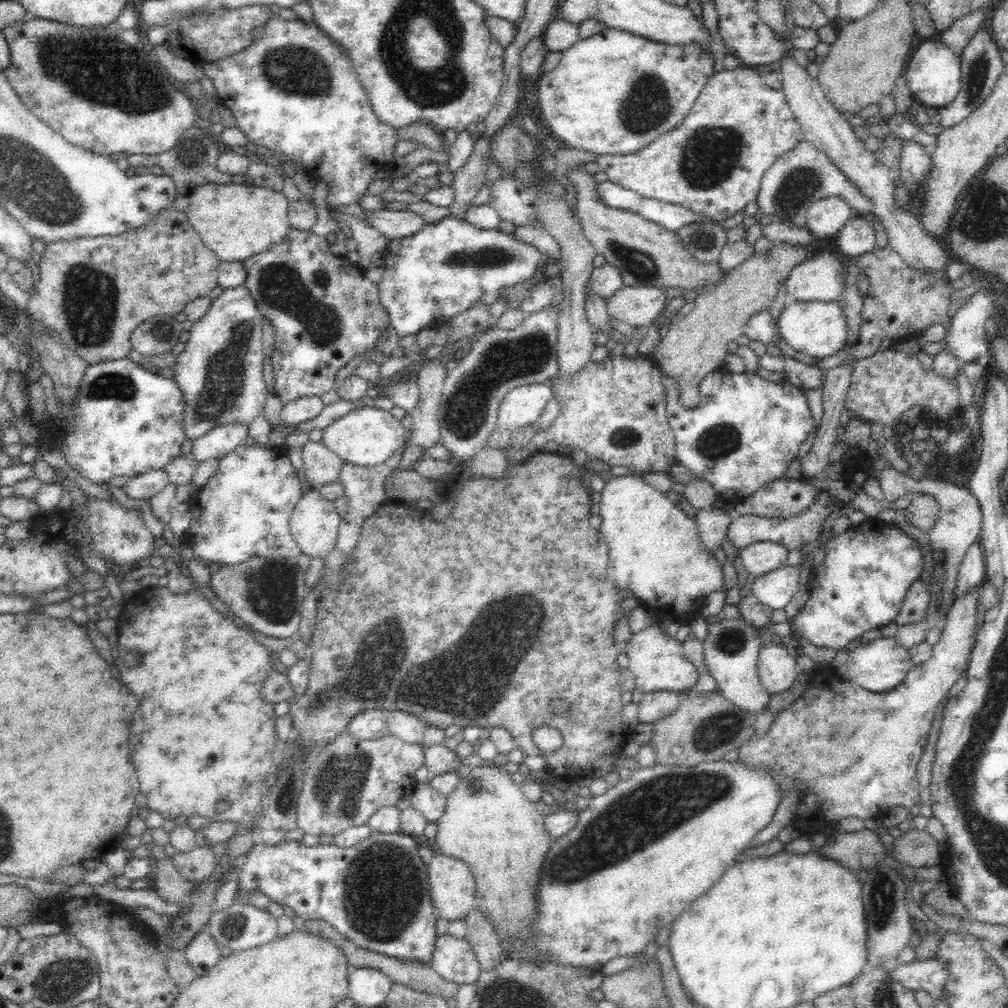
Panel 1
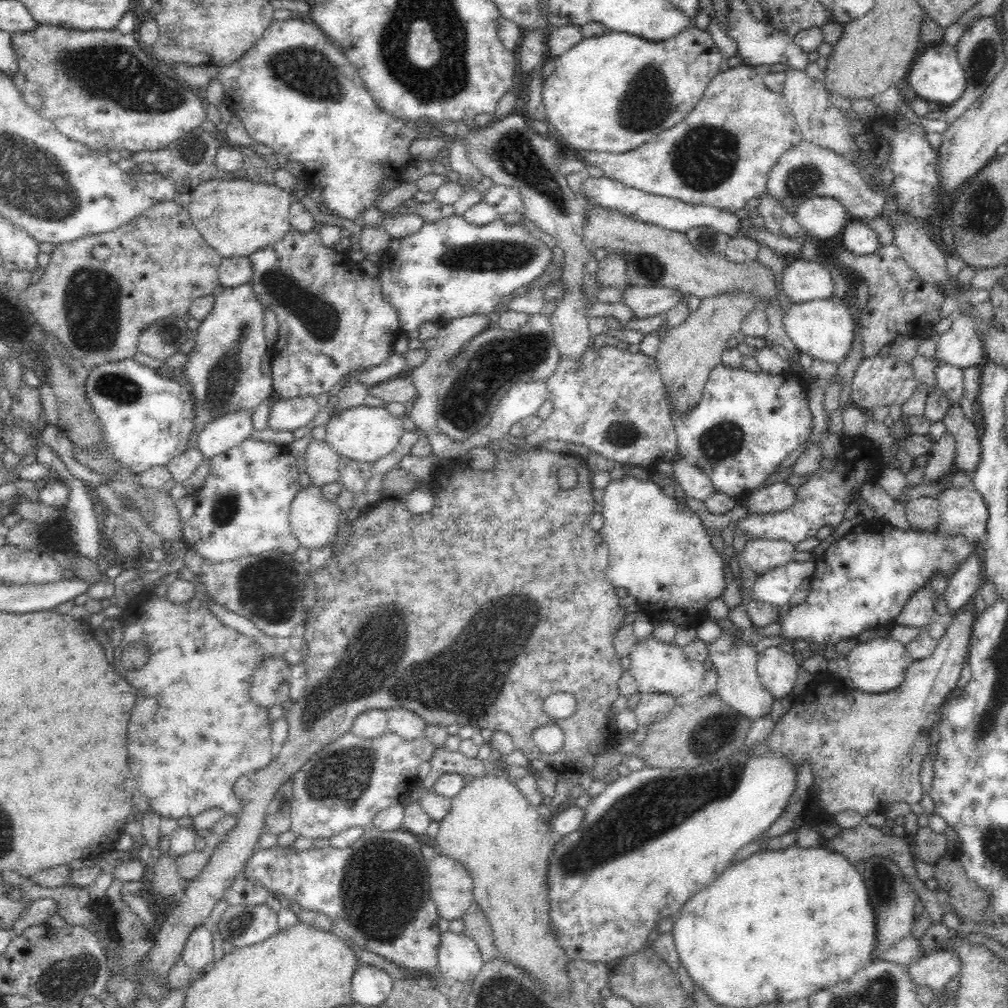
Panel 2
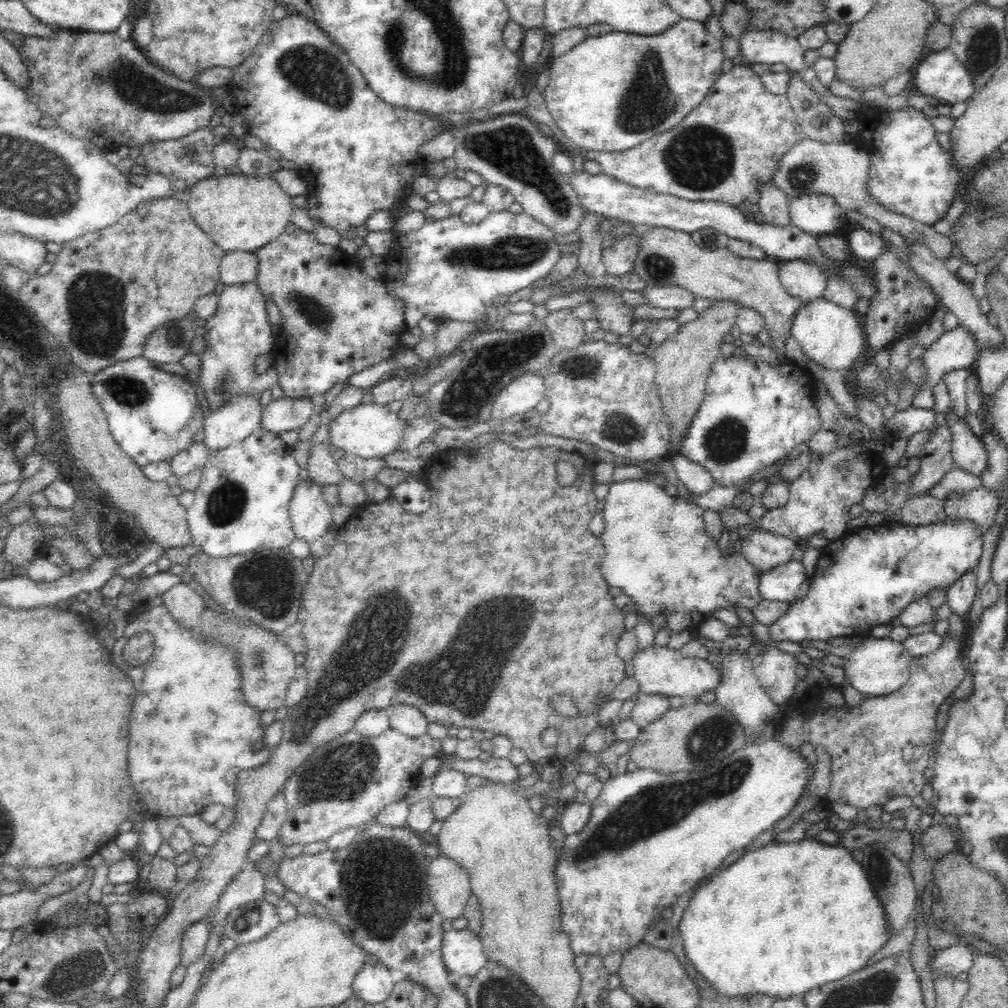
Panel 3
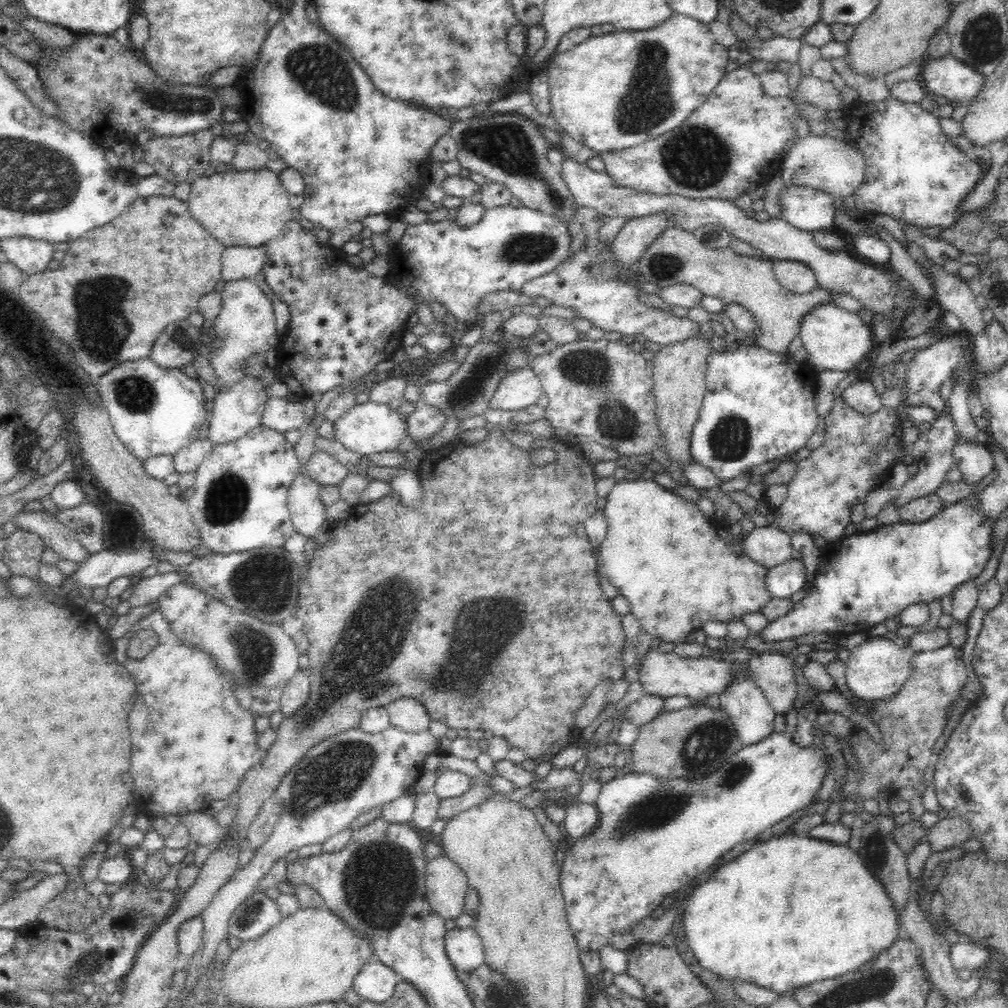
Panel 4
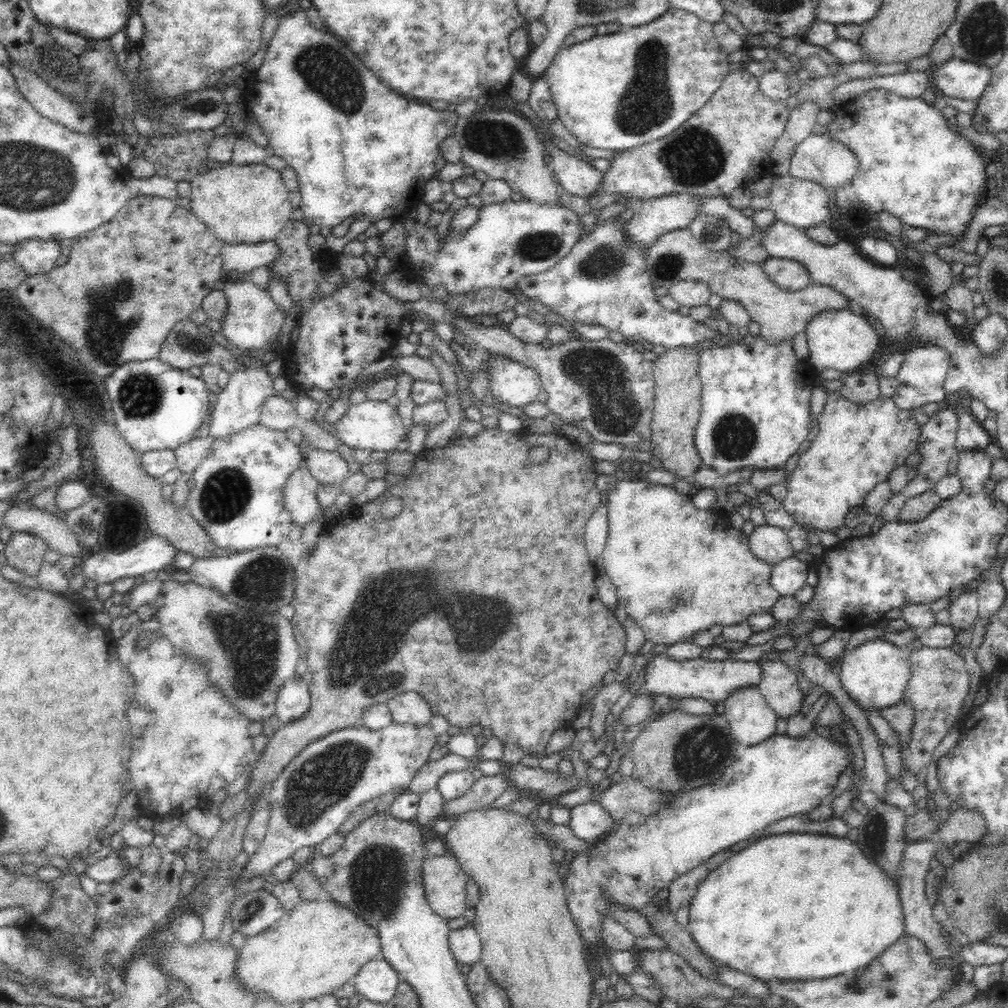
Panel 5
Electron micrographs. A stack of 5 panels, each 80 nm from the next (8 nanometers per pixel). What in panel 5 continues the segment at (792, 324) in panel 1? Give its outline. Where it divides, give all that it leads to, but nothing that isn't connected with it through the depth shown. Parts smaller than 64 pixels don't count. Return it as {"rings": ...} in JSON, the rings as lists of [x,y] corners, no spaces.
{"rings":[[[848,308],[823,310],[814,314],[804,328],[809,347],[809,362],[820,374],[825,368],[833,368],[843,373],[857,371],[864,362],[870,362],[878,350],[880,337],[864,316],[856,315]]]}

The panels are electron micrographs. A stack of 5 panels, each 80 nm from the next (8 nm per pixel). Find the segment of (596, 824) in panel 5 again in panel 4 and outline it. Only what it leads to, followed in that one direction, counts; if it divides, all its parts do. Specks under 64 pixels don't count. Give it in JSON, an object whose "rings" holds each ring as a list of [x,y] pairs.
{"rings":[[[564,802],[565,816],[561,830],[563,836],[576,839],[588,834],[598,822],[598,809],[593,804],[585,802]]]}

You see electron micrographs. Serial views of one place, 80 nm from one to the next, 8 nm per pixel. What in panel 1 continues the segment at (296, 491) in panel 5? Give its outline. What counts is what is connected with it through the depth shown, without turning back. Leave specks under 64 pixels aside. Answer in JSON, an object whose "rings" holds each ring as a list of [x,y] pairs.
{"rings":[[[312,488],[298,500],[289,529],[301,553],[310,559],[325,561],[337,546],[341,519],[334,502],[323,498],[317,488]]]}

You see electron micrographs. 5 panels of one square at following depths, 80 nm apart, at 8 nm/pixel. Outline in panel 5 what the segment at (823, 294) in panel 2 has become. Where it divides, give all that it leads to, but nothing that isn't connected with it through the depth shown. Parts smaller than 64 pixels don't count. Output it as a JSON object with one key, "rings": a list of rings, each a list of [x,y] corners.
{"rings":[[[767,257],[763,265],[770,280],[784,290],[801,291],[812,284],[810,273],[797,260]]]}

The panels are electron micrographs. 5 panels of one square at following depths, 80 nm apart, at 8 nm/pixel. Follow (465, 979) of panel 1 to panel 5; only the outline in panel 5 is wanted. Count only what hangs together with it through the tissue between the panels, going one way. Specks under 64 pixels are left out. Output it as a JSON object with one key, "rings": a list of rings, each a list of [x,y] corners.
{"rings":[[[471,925],[451,930],[448,939],[451,954],[458,964],[474,966],[481,961],[481,939]]]}

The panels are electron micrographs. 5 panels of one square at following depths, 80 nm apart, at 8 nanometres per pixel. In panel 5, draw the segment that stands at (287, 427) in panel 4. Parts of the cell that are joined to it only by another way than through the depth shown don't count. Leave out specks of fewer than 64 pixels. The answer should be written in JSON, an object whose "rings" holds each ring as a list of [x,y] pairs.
{"rings":[[[280,395],[269,396],[261,408],[260,425],[280,432],[301,425],[296,405]]]}

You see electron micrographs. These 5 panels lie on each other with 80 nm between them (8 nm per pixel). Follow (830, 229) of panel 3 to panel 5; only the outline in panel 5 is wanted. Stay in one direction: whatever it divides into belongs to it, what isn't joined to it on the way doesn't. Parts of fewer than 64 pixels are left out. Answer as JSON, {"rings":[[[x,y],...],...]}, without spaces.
{"rings":[[[790,175],[777,176],[768,197],[776,220],[795,228],[805,230],[832,221],[830,196],[818,183],[794,179]]]}

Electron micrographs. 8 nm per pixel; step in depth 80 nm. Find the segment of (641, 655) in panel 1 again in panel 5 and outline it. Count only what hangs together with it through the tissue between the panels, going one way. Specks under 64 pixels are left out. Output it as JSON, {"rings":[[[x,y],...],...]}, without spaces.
{"rings":[[[653,653],[652,660],[645,666],[645,683],[643,690],[654,696],[669,698],[696,698],[712,704],[723,702],[734,690],[742,686],[756,686],[762,669],[756,661],[744,662],[735,659],[706,660],[702,657],[690,660],[672,660],[665,653]]]}

